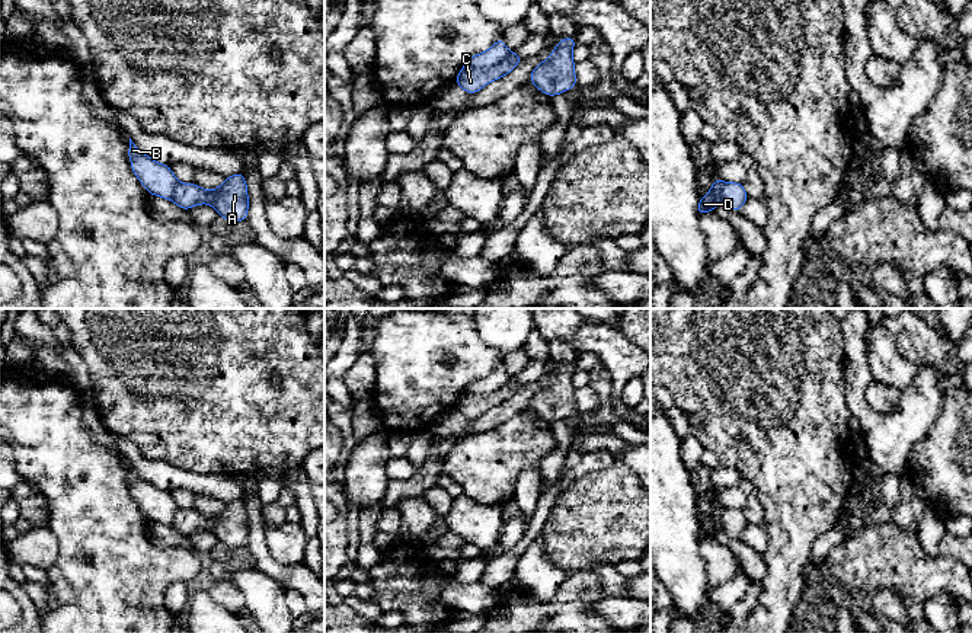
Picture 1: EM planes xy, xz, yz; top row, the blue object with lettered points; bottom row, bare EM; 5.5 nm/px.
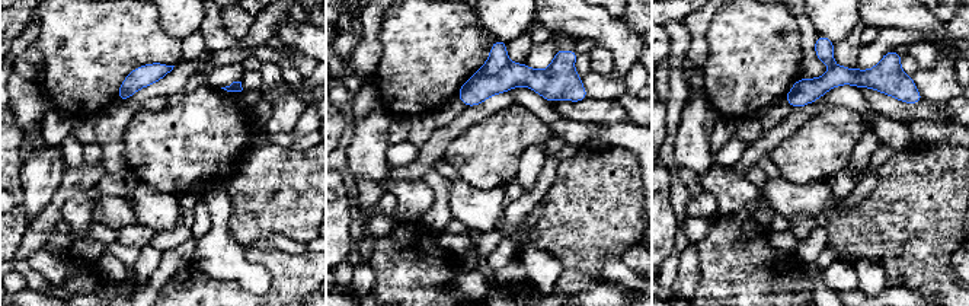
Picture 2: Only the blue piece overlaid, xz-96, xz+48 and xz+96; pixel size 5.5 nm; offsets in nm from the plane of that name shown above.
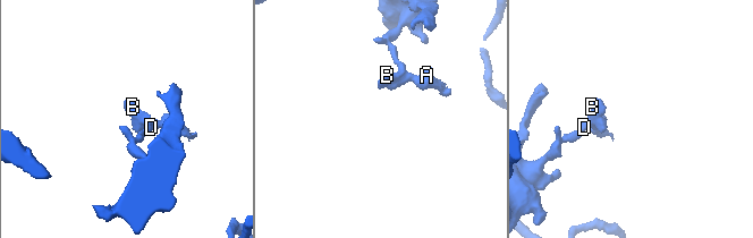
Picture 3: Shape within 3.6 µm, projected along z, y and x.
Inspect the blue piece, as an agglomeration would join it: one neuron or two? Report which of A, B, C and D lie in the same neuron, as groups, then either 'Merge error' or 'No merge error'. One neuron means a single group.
Groups: A C / B D. Merge error

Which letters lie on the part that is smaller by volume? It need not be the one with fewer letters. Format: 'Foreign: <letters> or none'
Foreign: A, C

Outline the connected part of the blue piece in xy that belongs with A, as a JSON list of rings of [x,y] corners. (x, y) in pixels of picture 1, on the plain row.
[[[244,501],[228,502],[212,518],[202,515],[195,509],[179,509],[173,518],[172,527],[182,536],[191,536],[198,530],[210,530],[218,541],[230,549],[247,546],[249,521]]]

